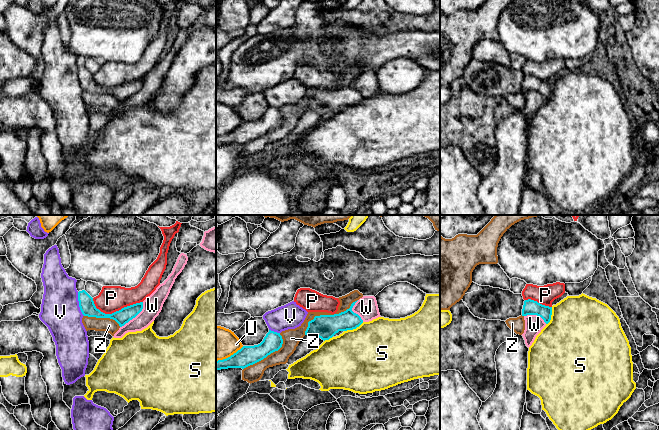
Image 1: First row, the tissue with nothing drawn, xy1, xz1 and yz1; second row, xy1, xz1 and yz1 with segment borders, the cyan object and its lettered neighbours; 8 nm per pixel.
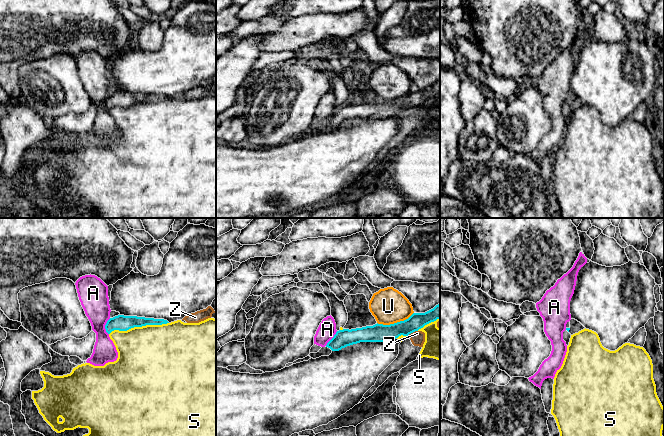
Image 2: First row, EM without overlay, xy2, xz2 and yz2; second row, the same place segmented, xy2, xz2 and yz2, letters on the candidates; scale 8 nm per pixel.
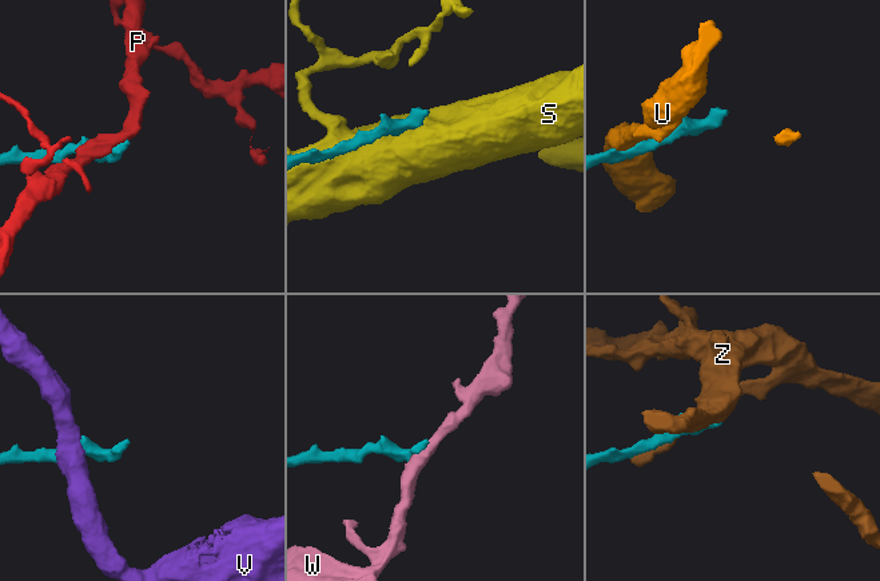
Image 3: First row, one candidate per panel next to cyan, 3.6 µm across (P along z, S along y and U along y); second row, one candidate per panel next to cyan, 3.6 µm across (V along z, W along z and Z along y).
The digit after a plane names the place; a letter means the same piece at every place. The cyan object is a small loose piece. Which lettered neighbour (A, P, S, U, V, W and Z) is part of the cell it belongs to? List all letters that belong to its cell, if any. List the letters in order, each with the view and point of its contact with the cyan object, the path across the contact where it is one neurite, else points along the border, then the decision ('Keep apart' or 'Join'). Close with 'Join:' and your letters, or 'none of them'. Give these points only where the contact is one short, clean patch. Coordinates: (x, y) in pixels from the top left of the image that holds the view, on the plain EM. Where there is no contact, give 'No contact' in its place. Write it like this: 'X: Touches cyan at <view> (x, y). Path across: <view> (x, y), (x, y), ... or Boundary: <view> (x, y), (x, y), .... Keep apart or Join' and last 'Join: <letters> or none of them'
A: Touches cyan at xy2 (105, 102). Boundary: xy2 (110, 94), (105, 101), (105, 107), (108, 110). Keep apart
P: Touches cyan at xy1 (115, 88). Keep apart
S: Touches cyan at xy2 (138, 102). Keep apart
U: Touches cyan at xz2 (395, 99). Boundary: xz2 (413, 88), (403, 96), (389, 100), (377, 99). Keep apart
V: Touches cyan at xy1 (79, 80). Boundary: xy1 (77, 68), (78, 82), (84, 91). Keep apart
W: Touches cyan at xy1 (134, 93). Boundary: xy1 (143, 78), (143, 84), (120, 103). Keep apart
Z: Touches cyan at xz1 (327, 91). Keep apart
Join: none of them

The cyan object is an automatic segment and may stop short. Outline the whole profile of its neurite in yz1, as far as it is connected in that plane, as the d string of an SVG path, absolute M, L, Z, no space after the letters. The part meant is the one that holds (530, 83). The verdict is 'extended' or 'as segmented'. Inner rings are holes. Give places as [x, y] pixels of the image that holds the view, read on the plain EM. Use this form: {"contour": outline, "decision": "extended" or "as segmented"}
{"contour": "M528 75L524 77L522 92L537 91L541 93L546 100L551 96L552 83L542 81L537 77Z", "decision": "as segmented"}

